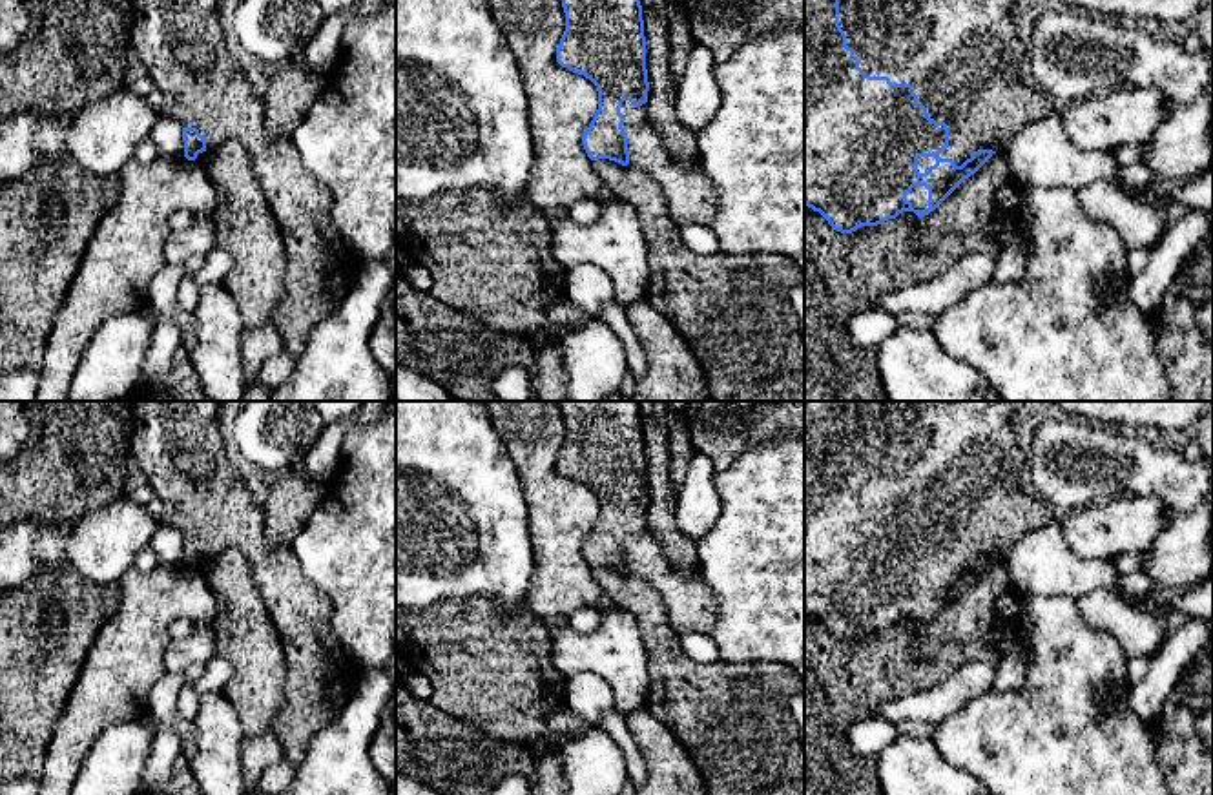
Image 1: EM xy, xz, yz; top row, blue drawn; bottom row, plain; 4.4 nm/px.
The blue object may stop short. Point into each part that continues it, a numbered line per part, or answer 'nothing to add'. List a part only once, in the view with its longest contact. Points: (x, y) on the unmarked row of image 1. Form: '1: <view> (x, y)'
1: yz (960, 460)

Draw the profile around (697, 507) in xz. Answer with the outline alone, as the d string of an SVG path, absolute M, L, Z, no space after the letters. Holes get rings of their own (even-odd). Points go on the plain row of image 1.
M697 454L688 467L682 487L675 496L675 518L684 536L695 543L717 523L722 503L715 490L715 465Z

